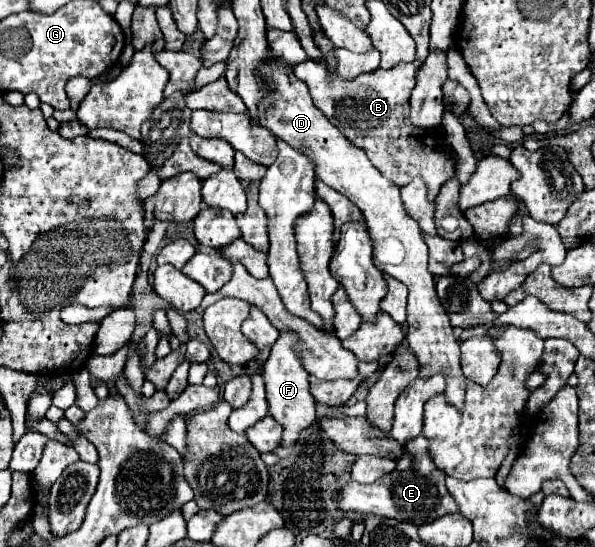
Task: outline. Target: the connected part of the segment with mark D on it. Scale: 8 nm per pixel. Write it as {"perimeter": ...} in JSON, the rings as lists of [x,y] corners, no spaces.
{"perimeter":[[[271,56],[271,60],[275,60],[275,68],[271,68],[271,80],[275,80],[275,96],[271,96],[271,104],[263,108],[263,126],[277,138],[295,144],[297,148],[307,148],[307,152],[315,156],[317,180],[323,180],[327,186],[347,196],[363,212],[363,220],[373,238],[375,266],[409,288],[407,344],[415,352],[417,360],[421,360],[421,376],[445,374],[447,402],[461,408],[465,398],[465,376],[459,366],[459,342],[453,334],[453,326],[449,324],[449,316],[437,298],[435,278],[427,270],[427,244],[423,240],[419,224],[407,214],[399,188],[391,184],[383,174],[379,174],[379,170],[369,162],[367,154],[351,144],[339,132],[339,128],[323,116],[323,112],[313,104],[307,84],[291,76],[291,66],[279,64],[275,56]]]}

